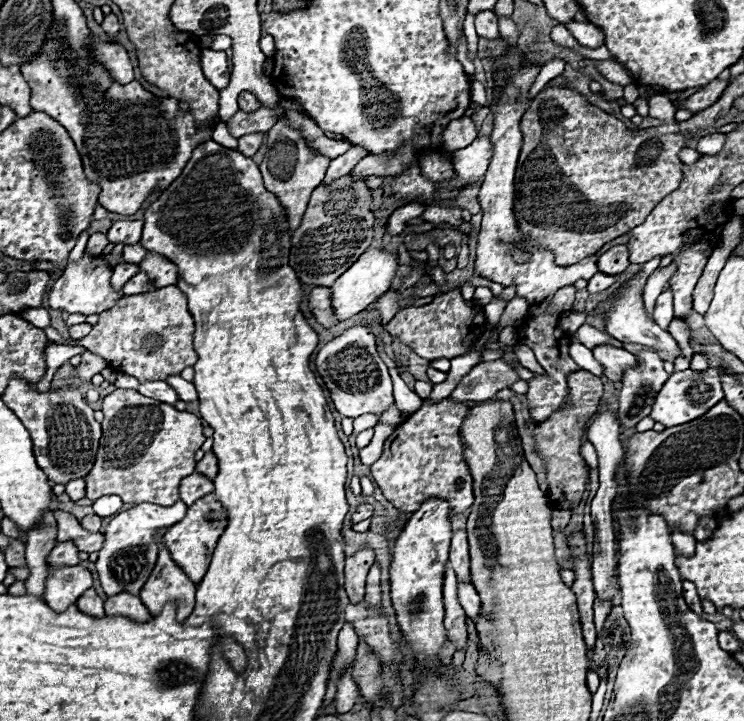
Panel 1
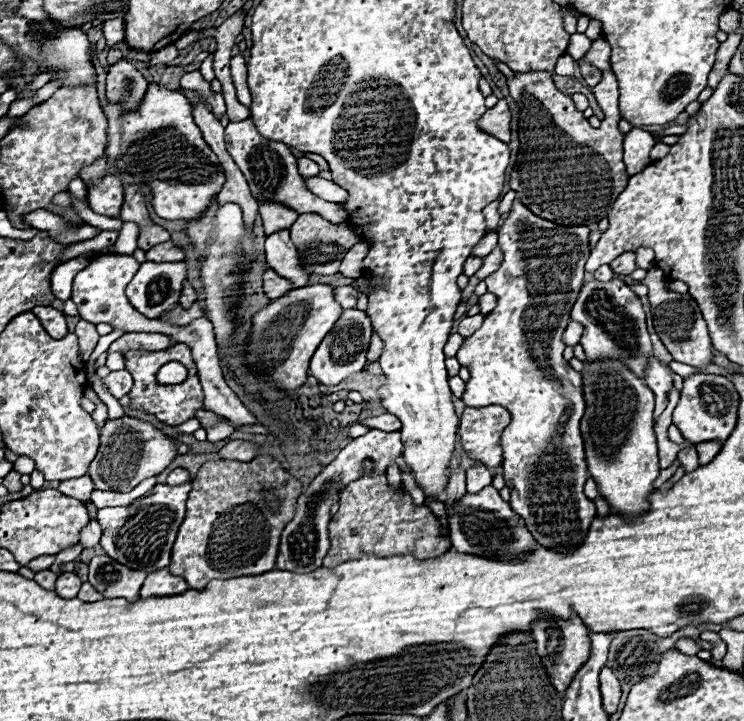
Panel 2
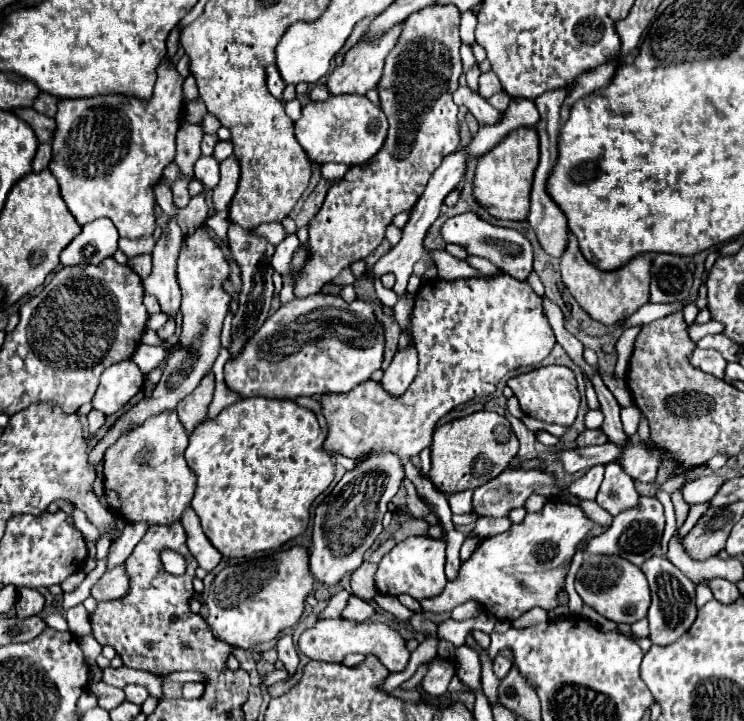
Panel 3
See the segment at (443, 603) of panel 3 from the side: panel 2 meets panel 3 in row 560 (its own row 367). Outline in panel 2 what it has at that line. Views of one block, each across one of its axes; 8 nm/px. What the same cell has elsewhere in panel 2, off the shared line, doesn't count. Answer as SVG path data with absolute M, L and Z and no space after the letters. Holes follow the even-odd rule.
M514 202L508 218L496 228L498 246L504 252L502 266L484 278L488 292L498 298L496 308L486 314L482 328L472 336L464 338L456 358L460 366L466 366L472 374L464 392L466 406L480 408L500 404L512 414L510 426L504 430L504 478L510 488L510 506L526 520L526 528L532 532L536 542L556 552L568 552L576 548L596 516L596 506L584 496L584 482L590 478L586 470L584 442L580 436L580 418L584 414L582 376L572 370L562 358L564 342L562 334L570 322L570 310L584 282L584 264L588 260L588 228L556 226L540 216L534 216L520 204Z

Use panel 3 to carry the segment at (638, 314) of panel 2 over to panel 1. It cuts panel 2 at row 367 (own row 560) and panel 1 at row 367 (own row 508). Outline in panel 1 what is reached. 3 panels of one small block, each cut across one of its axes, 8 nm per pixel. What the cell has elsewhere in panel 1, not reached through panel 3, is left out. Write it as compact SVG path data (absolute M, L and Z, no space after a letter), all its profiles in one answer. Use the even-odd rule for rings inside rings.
M640 350L636 364L624 370L618 394L618 418L624 426L636 426L644 416L650 416L656 394L668 380L662 364L656 350Z

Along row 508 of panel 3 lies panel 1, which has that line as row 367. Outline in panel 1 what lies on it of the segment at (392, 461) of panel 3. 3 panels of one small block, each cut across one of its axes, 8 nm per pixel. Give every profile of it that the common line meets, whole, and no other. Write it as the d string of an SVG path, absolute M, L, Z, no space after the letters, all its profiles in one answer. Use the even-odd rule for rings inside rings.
M354 324L344 334L326 342L316 354L316 372L322 376L326 388L330 390L330 398L334 408L348 418L358 418L368 412L386 412L392 404L392 380L386 364L380 360L376 352L372 328L364 324Z

